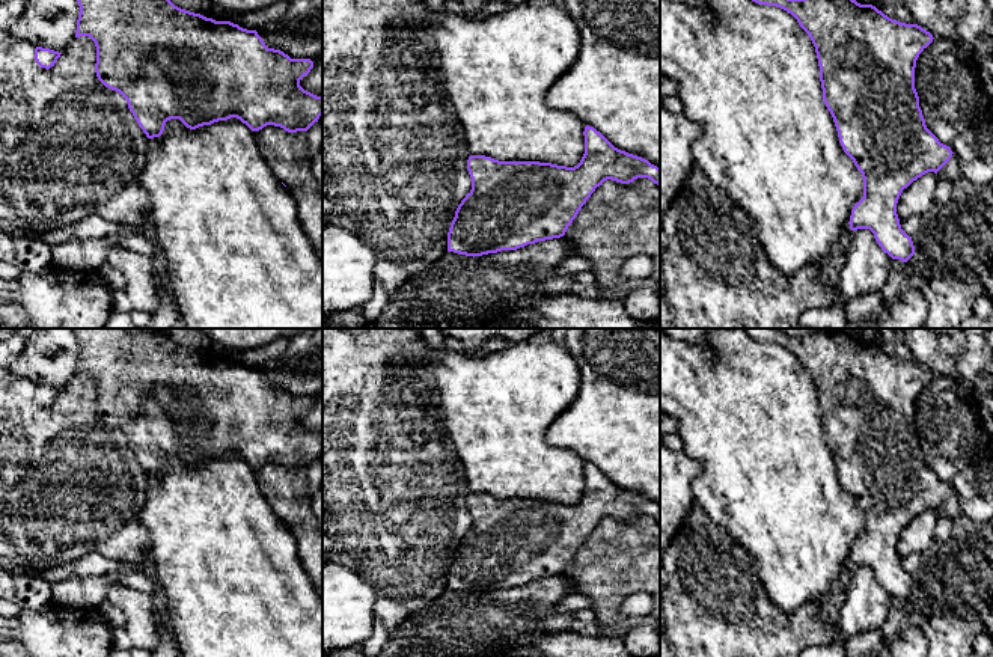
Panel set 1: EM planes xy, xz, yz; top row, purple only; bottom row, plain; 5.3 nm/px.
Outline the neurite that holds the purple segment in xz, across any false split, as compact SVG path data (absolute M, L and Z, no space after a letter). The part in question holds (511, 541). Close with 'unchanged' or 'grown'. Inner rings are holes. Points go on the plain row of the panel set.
M586 463L583 473L585 491L574 505L470 493L467 508L472 527L455 549L448 570L448 589L475 595L561 576L595 526L607 517L630 521L648 515L660 524L660 506L648 497L615 485L594 464Z | unchanged

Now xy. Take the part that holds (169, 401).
M69 330L80 344L75 375L89 374L96 384L98 417L127 437L148 476L160 475L170 457L196 467L237 455L252 469L274 463L297 470L322 452L322 434L300 423L313 399L268 386L256 368L181 347L164 332Z | unchanged

